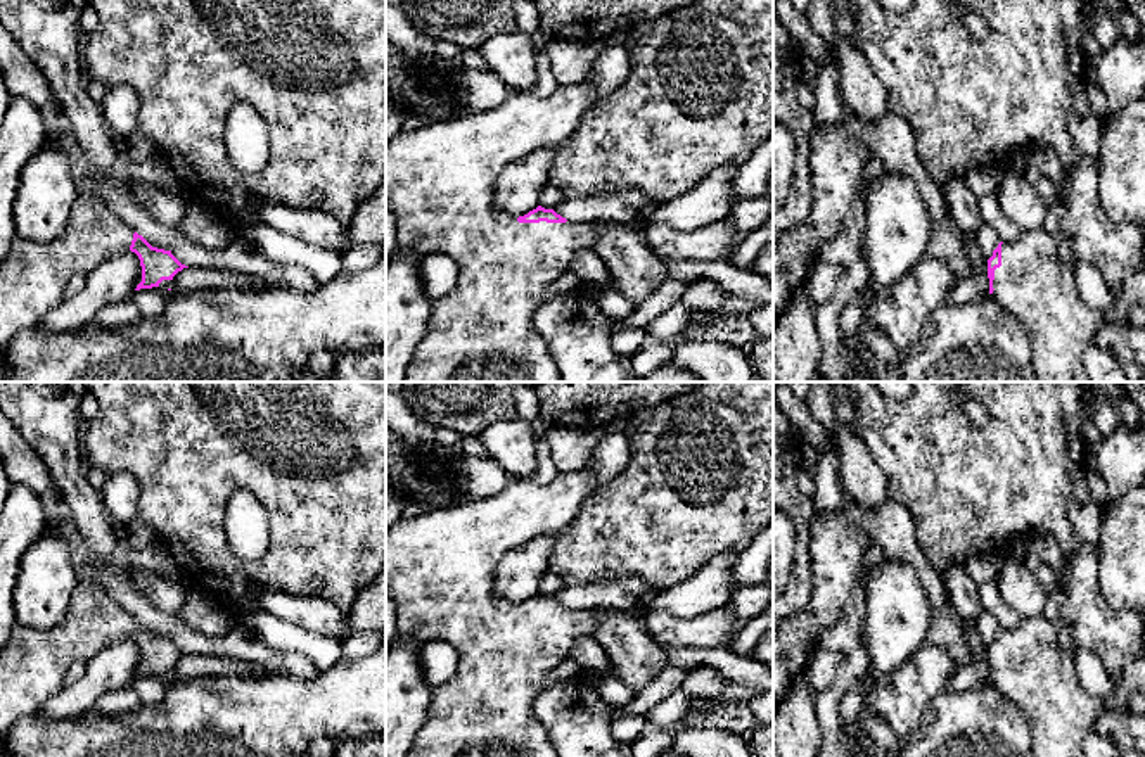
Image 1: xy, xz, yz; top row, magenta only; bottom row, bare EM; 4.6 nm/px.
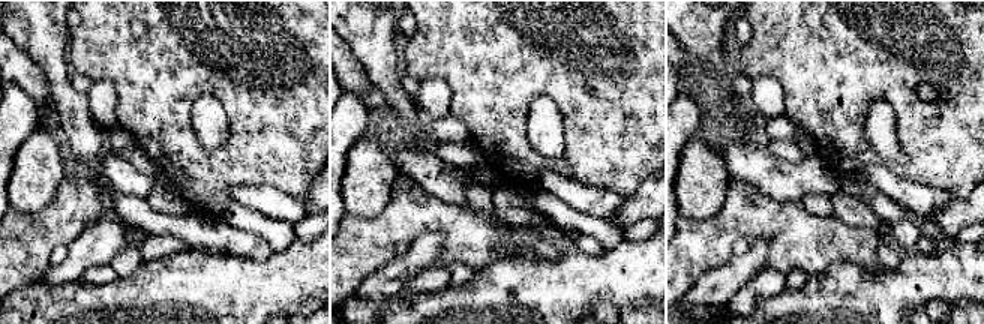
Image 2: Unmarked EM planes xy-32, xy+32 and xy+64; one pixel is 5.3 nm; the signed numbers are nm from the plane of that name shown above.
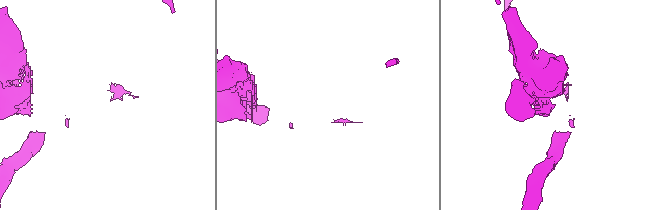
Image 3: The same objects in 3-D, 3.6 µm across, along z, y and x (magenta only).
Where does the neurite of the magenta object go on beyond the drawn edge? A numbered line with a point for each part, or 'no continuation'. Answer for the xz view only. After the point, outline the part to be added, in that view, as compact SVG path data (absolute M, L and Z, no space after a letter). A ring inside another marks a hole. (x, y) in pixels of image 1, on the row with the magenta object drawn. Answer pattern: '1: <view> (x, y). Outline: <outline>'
1: xz (440, 178). Outline: M586 80L562 85L547 97L512 92L495 109L427 123L415 131L400 131L386 142L386 206L396 214L398 247L419 256L448 254L458 268L453 290L432 301L427 330L403 382L560 382L557 363L536 334L533 320L536 309L553 297L553 283L571 271L576 252L595 251L597 226L574 221L519 223L493 206L493 188L509 162L540 149L564 145L597 100Z

